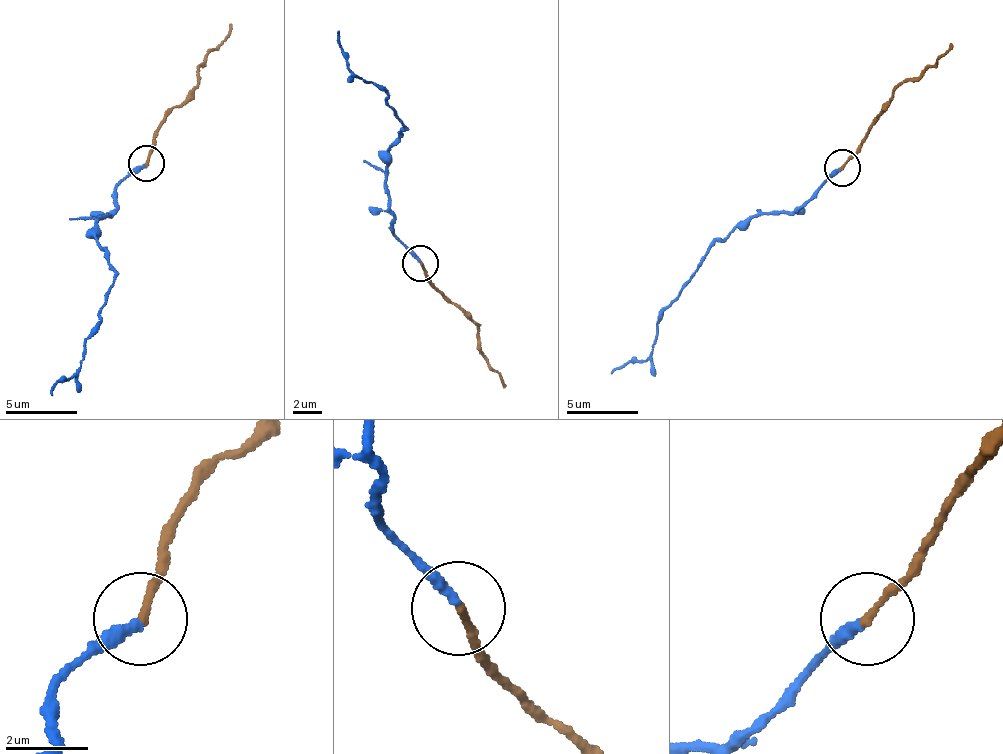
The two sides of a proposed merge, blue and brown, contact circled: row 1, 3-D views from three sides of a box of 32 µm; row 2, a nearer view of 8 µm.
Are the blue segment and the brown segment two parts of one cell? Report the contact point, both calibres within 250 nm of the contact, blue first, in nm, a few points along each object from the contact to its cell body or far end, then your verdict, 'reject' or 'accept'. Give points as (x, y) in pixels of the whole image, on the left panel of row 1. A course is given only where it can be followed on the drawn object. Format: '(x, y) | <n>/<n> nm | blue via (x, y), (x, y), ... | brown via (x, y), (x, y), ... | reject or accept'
(146, 163) | 260/190 nm | blue via (145, 164), (119, 184), (108, 215), (95, 222), (115, 280), (99, 326), (70, 377), (54, 386), (53, 395) | brown via (145, 164), (153, 130), (197, 81), (206, 57), (226, 38), (231, 23) | accept

